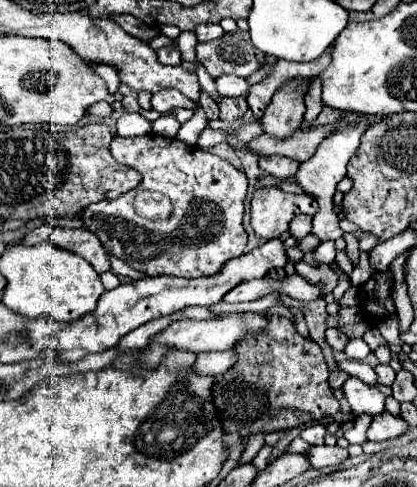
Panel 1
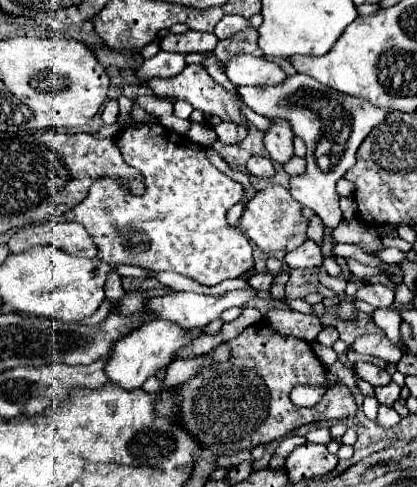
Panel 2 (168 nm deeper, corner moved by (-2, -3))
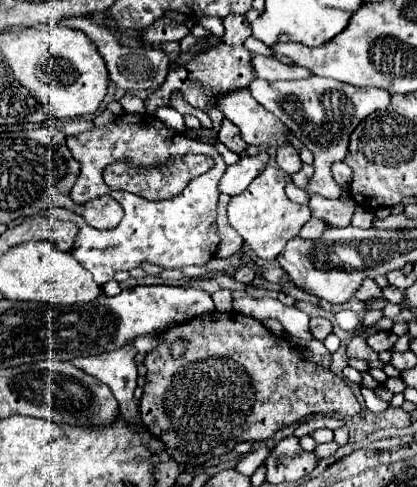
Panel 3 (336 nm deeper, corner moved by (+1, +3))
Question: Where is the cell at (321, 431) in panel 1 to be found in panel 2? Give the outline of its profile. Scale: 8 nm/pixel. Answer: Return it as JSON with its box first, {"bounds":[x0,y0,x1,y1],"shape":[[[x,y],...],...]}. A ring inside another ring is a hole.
{"bounds":[276,436,306,456],"shape":[[[286,436],[286,438],[280,442],[280,446],[276,448],[276,454],[288,456],[294,448],[298,448],[298,446],[302,446],[302,444],[306,444],[306,438],[304,438],[304,436]]]}

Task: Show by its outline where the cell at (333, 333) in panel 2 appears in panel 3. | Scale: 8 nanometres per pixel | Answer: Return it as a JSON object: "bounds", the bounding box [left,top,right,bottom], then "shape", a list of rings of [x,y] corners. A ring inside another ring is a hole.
{"bounds":[309,318,331,340],"shape":[[[311,318],[309,320],[309,332],[317,340],[325,340],[331,334],[331,322],[327,318]]]}

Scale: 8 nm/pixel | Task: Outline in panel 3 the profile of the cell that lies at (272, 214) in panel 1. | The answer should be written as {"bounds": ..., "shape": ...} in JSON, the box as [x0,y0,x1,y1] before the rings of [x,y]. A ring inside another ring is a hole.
{"bounds":[227,168,311,260],"shape":[[[263,168],[261,174],[249,184],[249,188],[237,196],[231,198],[227,206],[229,224],[237,230],[237,234],[243,238],[243,242],[253,250],[255,256],[263,260],[273,260],[281,254],[287,240],[299,234],[303,224],[311,218],[311,210],[305,204],[295,204],[285,194],[287,176],[281,172],[281,168]]]}

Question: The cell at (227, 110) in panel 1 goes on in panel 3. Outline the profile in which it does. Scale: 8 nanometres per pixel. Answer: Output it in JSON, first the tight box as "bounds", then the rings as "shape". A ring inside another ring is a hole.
{"bounds":[217,120,247,154],"shape":[[[223,120],[223,122],[221,122],[221,130],[219,130],[217,138],[219,138],[231,152],[235,152],[235,154],[243,154],[245,148],[247,148],[247,144],[241,140],[241,134],[237,132],[237,126],[235,126],[233,122],[229,122],[229,120]]]}

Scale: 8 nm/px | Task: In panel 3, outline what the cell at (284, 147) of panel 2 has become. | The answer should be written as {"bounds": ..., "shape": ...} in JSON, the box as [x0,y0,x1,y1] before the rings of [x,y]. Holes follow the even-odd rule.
{"bounds":[277,146,301,174],"shape":[[[283,146],[277,150],[277,164],[281,170],[285,170],[287,174],[295,174],[301,170],[301,158],[299,152],[293,146]]]}

